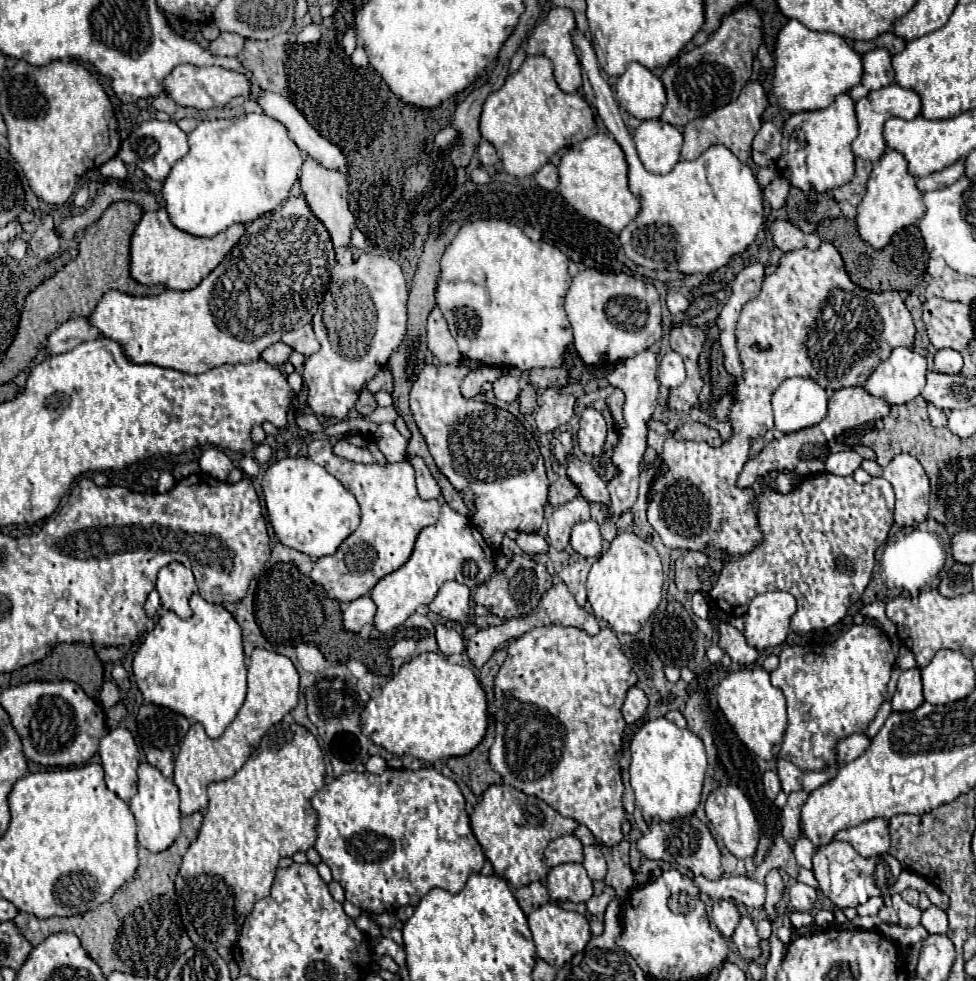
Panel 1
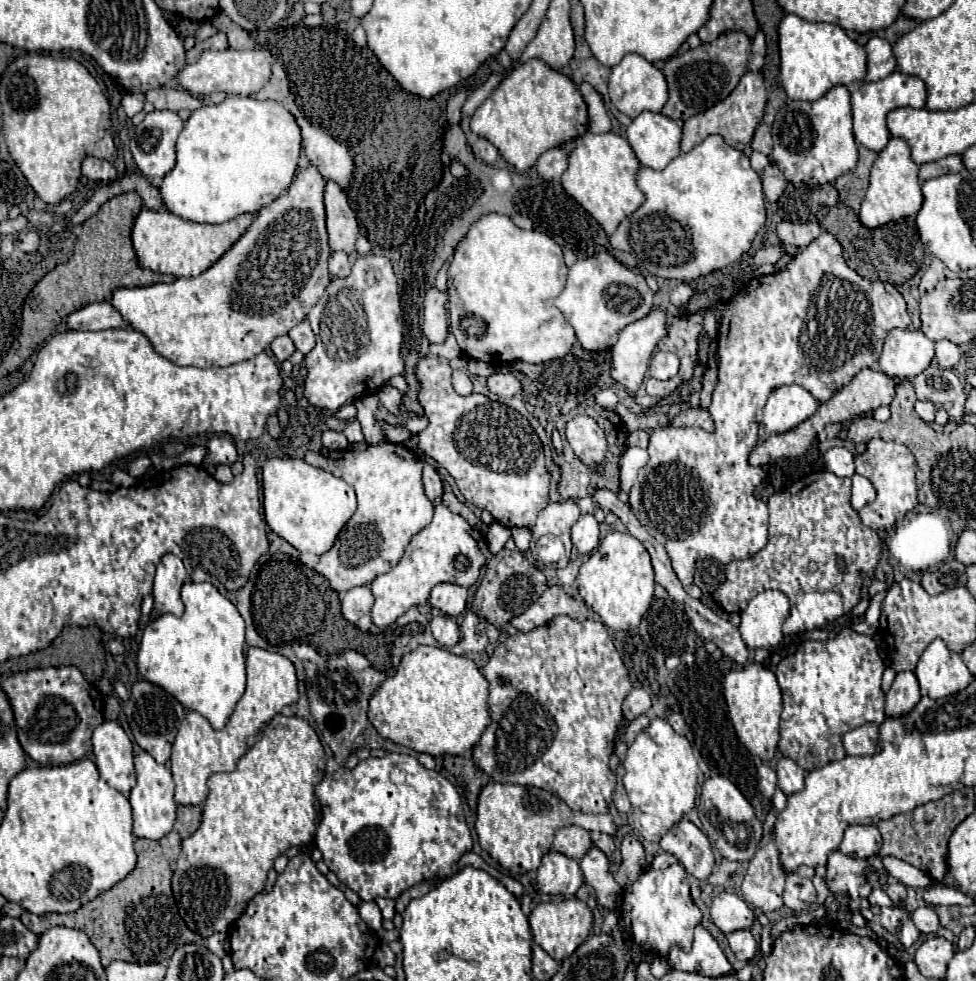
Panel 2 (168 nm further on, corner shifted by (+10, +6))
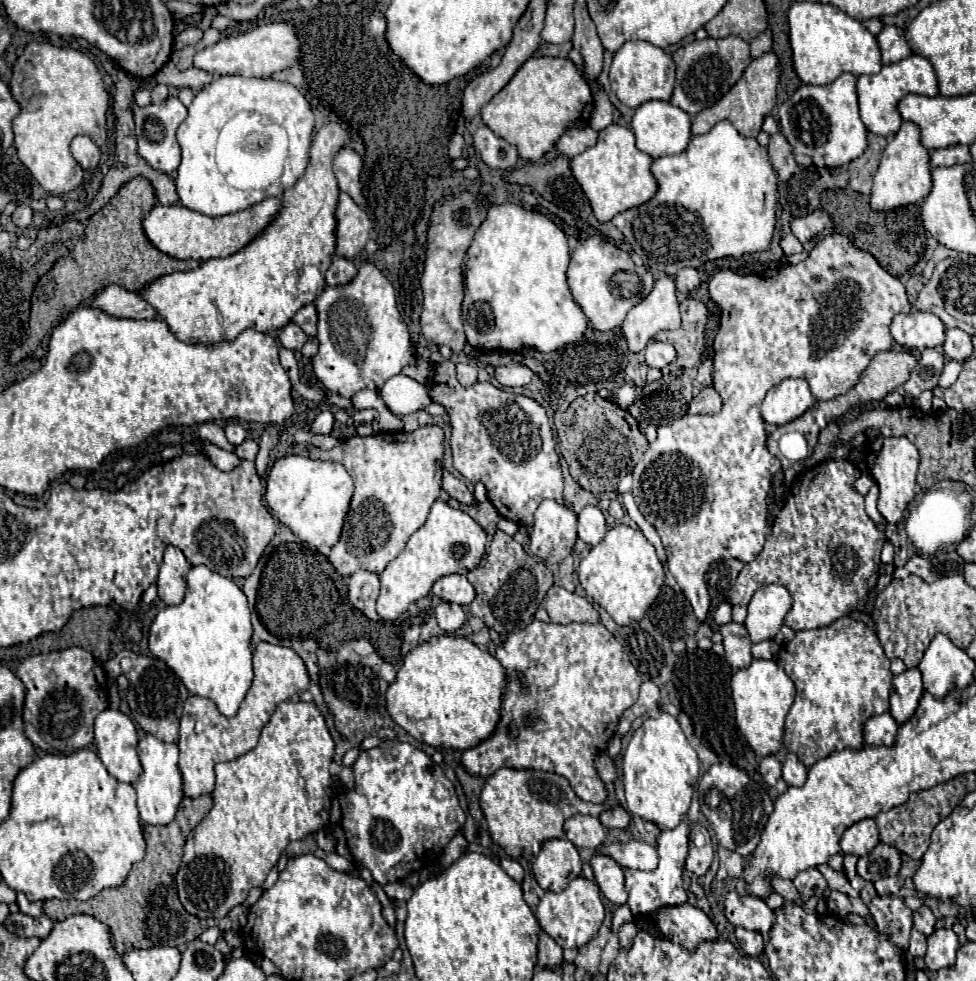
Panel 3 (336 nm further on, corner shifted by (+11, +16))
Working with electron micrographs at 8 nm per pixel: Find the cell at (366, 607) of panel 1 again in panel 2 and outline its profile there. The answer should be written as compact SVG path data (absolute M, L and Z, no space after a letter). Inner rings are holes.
M359 586L359 588L351 588L343 594L341 598L341 610L343 610L343 616L349 620L349 622L359 622L361 616L367 616L373 608L373 594L369 590L369 586Z

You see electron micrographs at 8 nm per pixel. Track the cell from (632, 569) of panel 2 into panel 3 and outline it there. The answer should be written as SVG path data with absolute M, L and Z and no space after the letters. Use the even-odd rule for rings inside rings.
M620 524L610 528L604 540L580 560L578 580L588 598L598 602L616 624L626 626L630 620L642 620L650 604L658 598L664 582L664 568L654 552L654 546L644 538L644 534L636 528Z

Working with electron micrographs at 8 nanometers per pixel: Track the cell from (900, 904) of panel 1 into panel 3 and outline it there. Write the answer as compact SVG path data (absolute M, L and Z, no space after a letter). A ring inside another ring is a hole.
M912 928L912 932L910 932L908 952L912 956L924 956L924 952L926 952L926 936L922 932L918 932L916 928Z

